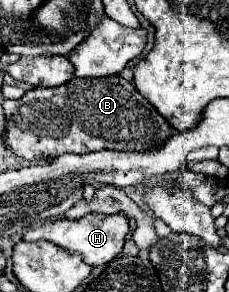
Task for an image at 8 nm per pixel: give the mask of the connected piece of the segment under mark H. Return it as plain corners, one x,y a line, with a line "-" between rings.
91,212
79,220
55,220
55,222
47,222
35,230
25,232
23,240
25,242
35,242
35,240
47,240
53,242
55,246
71,252
71,254
79,254
83,258
83,262
87,262
89,266
101,266
111,262
113,258
117,258
121,254
121,248
125,244
125,236
129,232
129,224
127,218
123,214
97,214

